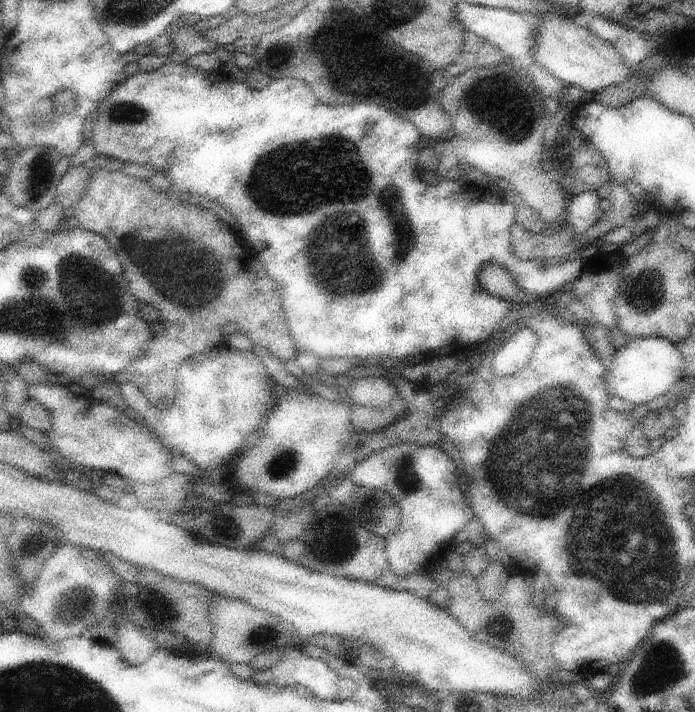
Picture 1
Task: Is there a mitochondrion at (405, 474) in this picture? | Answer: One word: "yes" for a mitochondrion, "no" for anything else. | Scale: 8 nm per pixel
yes

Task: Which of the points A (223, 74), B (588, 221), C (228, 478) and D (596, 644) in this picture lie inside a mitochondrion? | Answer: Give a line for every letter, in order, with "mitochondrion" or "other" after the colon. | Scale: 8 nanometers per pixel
A: other
B: other
C: other
D: other

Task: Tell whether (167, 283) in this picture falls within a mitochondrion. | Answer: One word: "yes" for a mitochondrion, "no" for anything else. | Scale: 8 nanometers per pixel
yes

